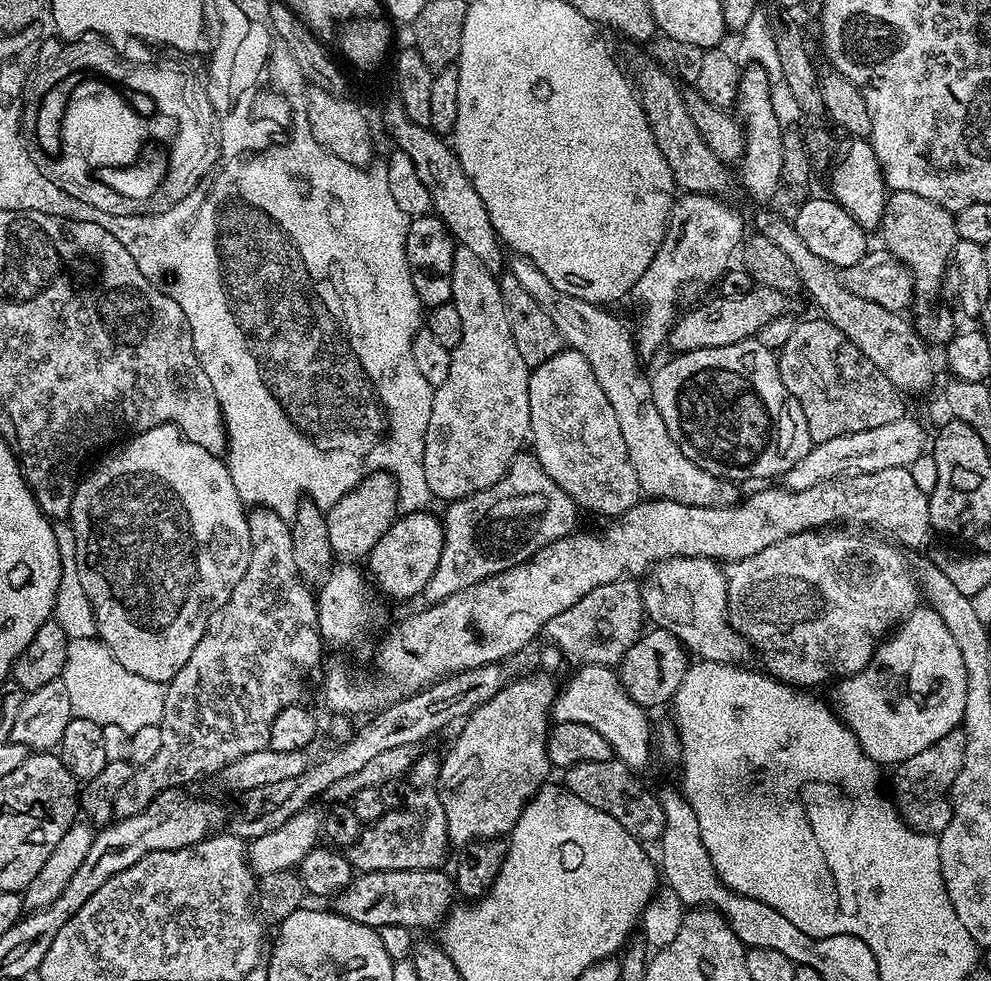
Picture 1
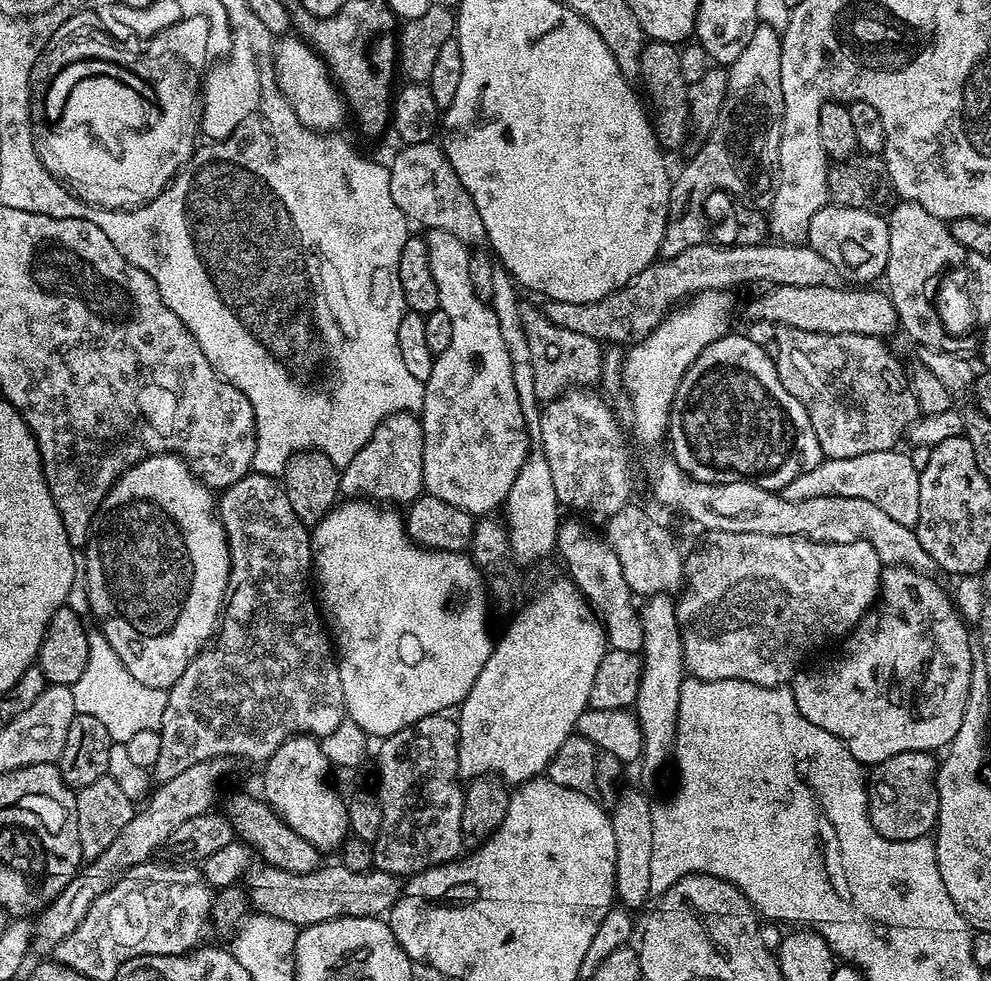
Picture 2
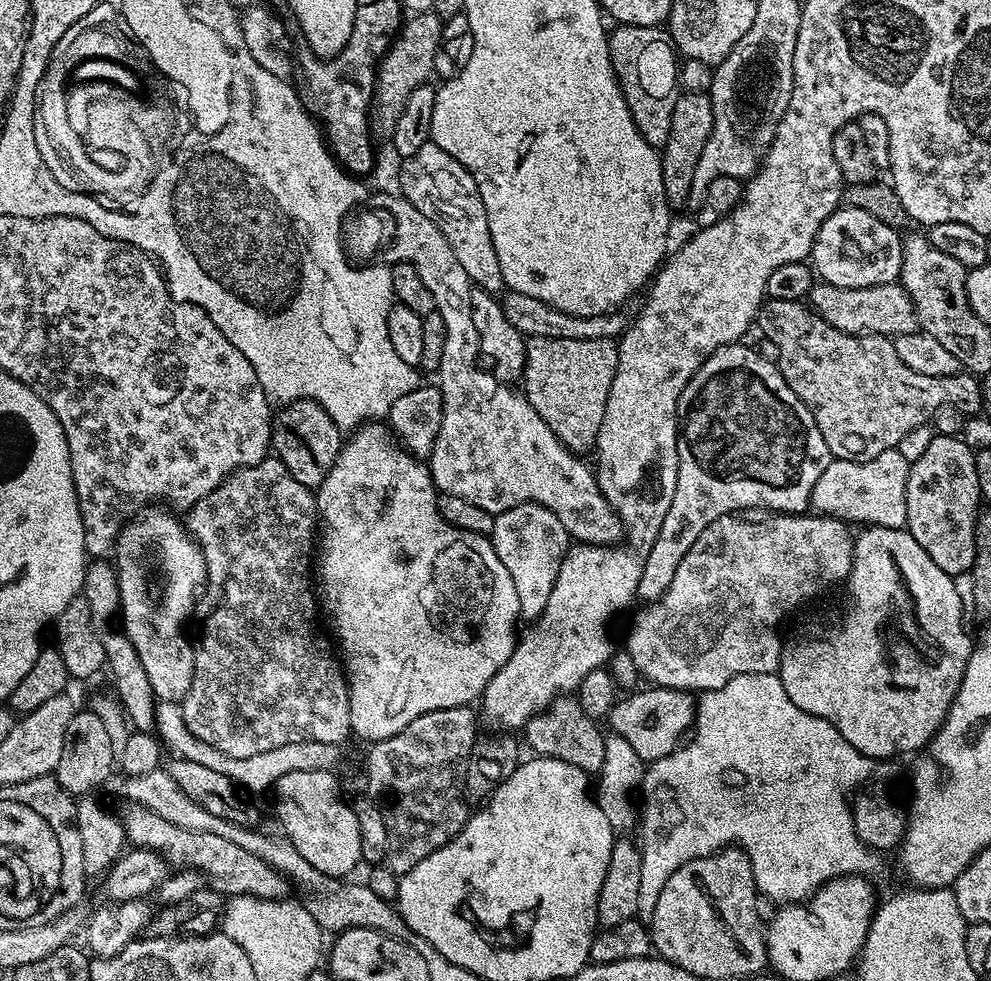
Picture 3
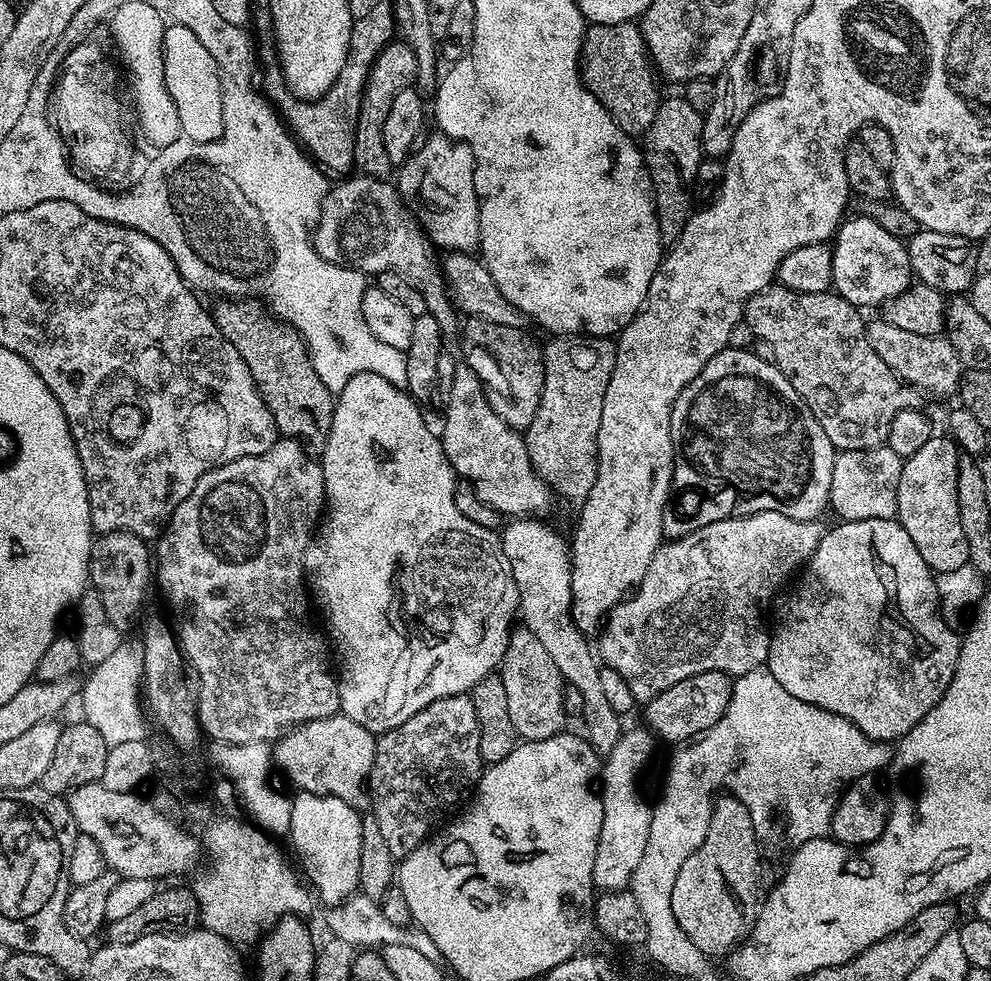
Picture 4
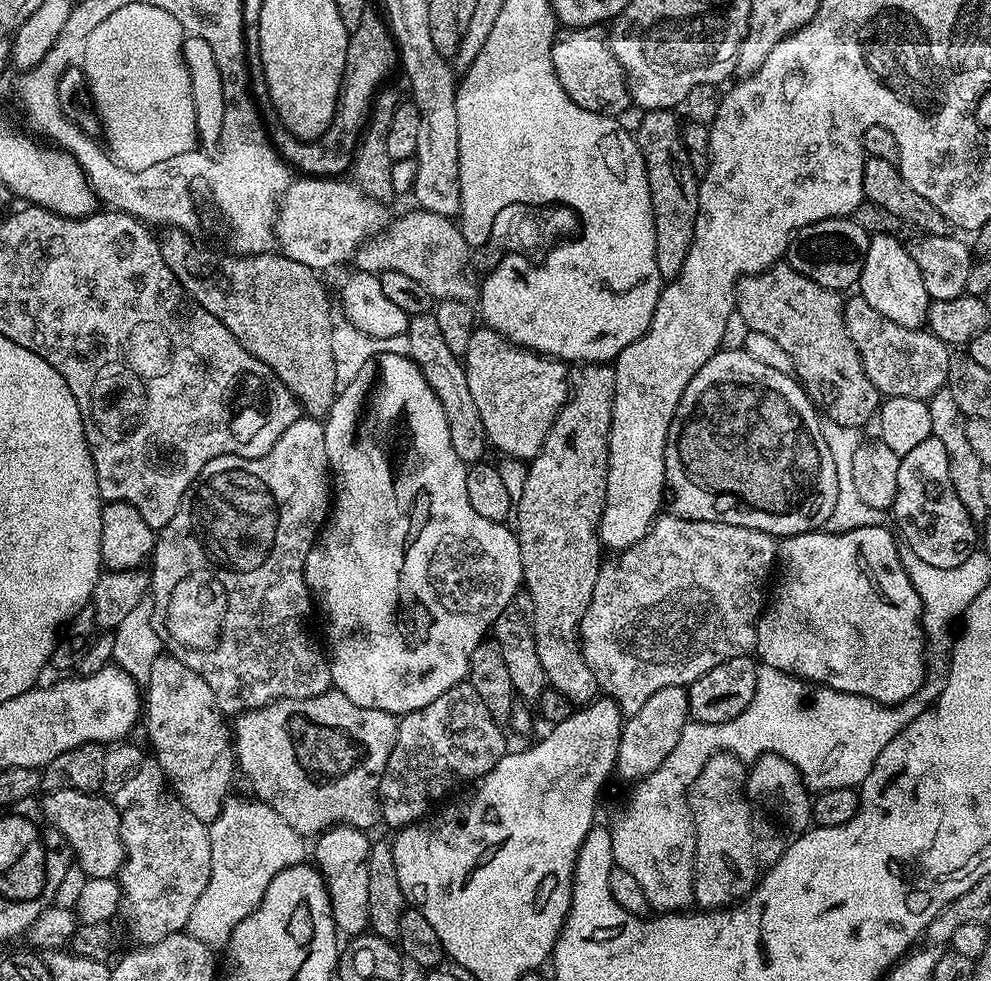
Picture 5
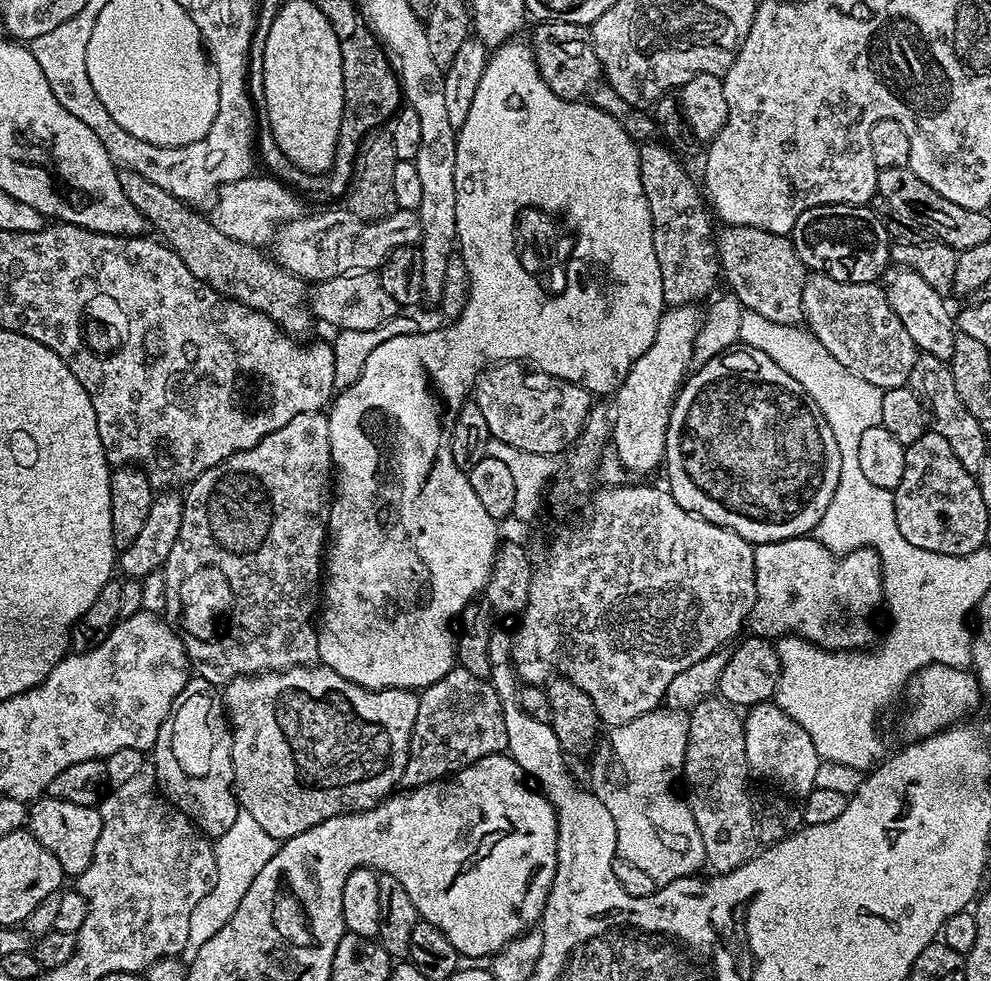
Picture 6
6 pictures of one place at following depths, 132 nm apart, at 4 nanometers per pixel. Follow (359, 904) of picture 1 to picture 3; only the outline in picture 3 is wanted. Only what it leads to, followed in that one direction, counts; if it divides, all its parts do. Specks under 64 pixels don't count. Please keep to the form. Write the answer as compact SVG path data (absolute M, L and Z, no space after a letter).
M131 802L123 806L124 812L121 811L119 817L129 845L163 854L173 869L193 868L195 872L204 873L207 883L221 896L263 896L270 900L283 900L289 895L290 885L285 876L262 862L262 858L254 858L254 854L242 850L242 846L229 842L227 838L218 838L218 834L182 830L182 826L174 826L174 822L158 818L158 814L154 814L154 810L146 810L146 806Z

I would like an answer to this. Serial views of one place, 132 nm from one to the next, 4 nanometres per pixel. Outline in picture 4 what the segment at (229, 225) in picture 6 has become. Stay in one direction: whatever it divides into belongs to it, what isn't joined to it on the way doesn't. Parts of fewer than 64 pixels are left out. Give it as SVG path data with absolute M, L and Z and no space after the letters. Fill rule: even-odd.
M352 174L340 185L333 187L320 207L320 218L314 225L314 243L316 251L326 260L335 261L340 252L340 231L344 223L351 216L361 216L368 223L368 232L372 235L372 245L360 256L358 267L365 274L377 272L397 272L406 278L426 301L427 315L438 322L438 326L445 334L457 331L458 309L452 303L447 292L447 281L442 273L442 268L432 247L427 233L420 226L411 207L400 195L399 187L395 183L379 176L365 176ZM349 179L349 180L348 180ZM392 183L392 184L388 184Z

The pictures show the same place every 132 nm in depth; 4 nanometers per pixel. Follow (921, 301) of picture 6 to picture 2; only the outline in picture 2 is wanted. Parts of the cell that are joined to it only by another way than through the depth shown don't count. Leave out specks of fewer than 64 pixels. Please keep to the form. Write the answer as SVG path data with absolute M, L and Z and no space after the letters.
M826 206L810 218L806 244L834 266L841 281L864 286L879 281L886 270L886 258L890 258L888 221L880 212Z

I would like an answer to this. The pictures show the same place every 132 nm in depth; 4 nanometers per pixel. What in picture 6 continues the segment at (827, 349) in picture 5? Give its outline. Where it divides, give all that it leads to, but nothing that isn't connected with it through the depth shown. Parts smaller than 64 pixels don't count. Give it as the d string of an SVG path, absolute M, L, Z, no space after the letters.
M724 226L718 232L716 252L720 256L723 283L728 283L727 291L738 298L738 302L745 310L762 314L762 318L770 318L770 322L799 325L803 321L802 290L809 273L805 269L802 258L798 258L788 236L779 236L773 232L746 226Z

